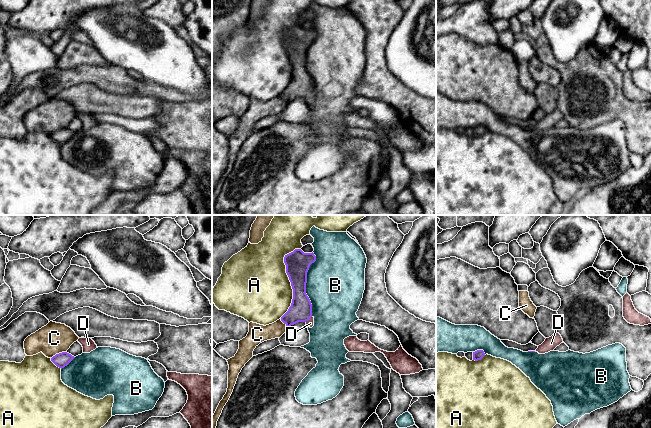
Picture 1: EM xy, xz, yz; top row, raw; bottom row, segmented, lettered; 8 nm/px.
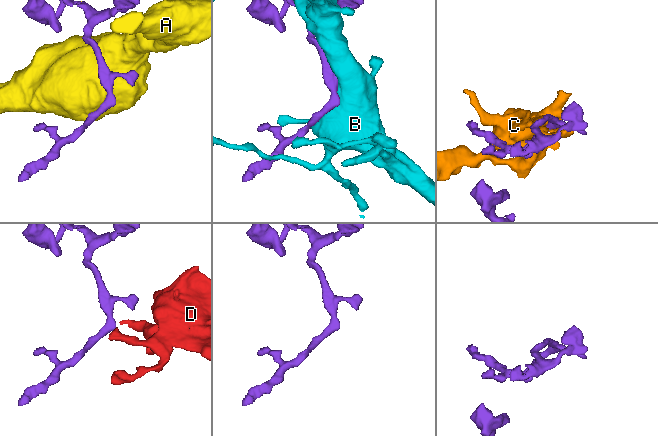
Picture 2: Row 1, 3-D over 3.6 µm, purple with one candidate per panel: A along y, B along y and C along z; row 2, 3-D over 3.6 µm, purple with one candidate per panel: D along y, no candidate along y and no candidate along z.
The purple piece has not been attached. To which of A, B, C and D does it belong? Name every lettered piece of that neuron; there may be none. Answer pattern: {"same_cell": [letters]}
{"same_cell": ["D"]}

